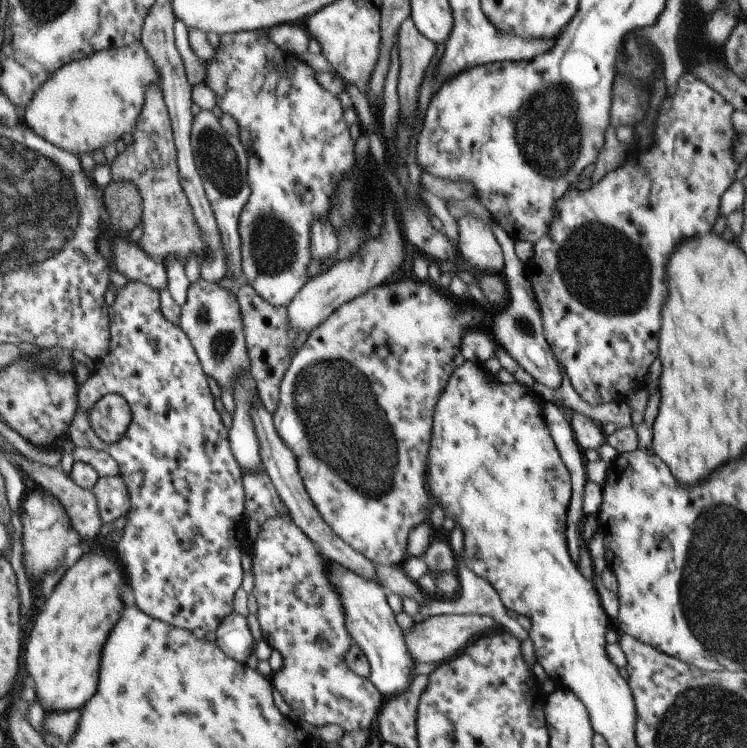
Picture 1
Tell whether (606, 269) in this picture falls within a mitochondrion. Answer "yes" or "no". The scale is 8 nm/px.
yes

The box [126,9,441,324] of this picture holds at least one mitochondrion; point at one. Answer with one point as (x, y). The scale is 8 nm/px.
(274, 243)

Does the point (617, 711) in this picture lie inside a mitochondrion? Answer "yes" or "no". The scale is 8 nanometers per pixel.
no

